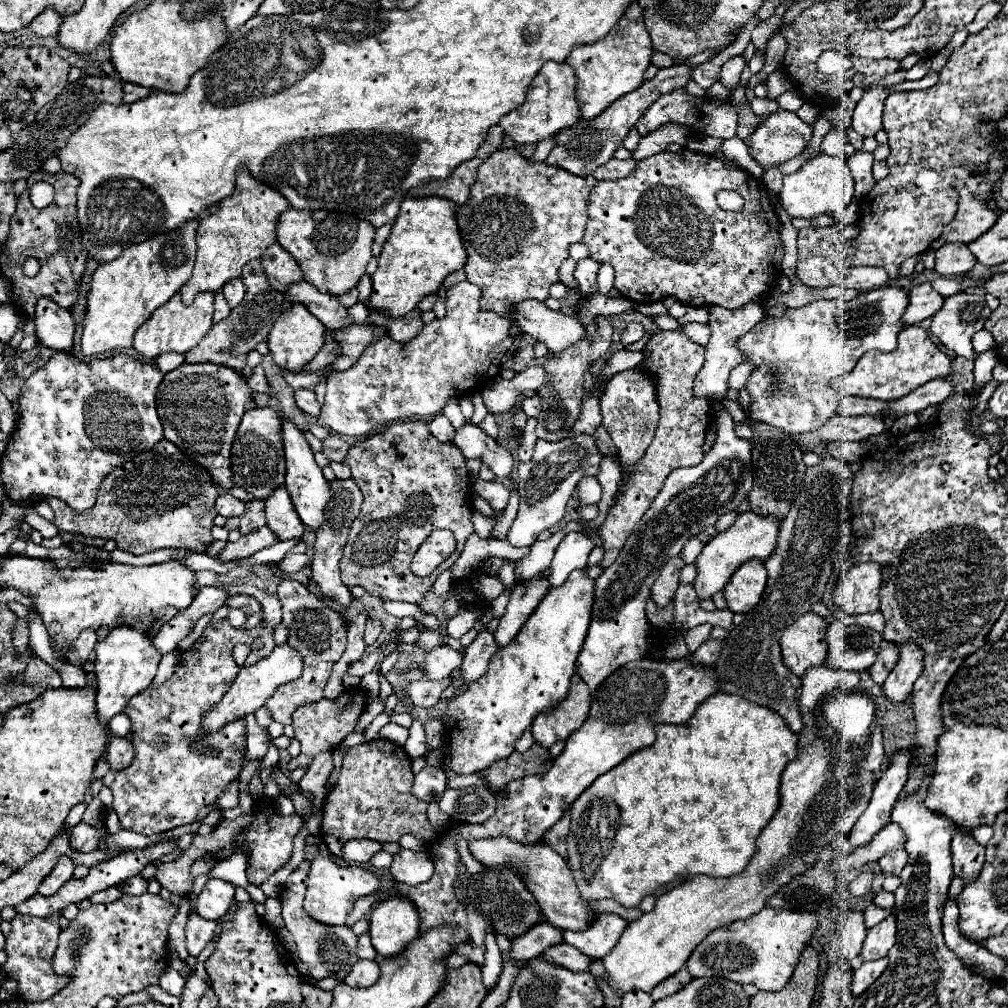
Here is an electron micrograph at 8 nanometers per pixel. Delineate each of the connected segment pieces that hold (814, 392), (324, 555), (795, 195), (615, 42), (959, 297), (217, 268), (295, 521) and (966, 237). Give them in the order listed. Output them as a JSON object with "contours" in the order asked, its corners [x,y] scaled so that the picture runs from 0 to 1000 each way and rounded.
{"contours":[[[[877,284],[865,290],[855,290],[851,296],[839,300],[835,296],[812,298],[796,306],[782,306],[776,313],[764,313],[752,319],[744,329],[732,335],[732,345],[738,351],[738,357],[746,361],[746,371],[740,379],[744,389],[742,417],[746,421],[758,419],[782,431],[806,429],[819,421],[825,413],[831,411],[833,389],[825,385],[825,377],[841,371],[851,355],[863,347],[885,349],[889,345],[889,333],[895,327],[891,315],[899,308],[899,290],[889,284]]],[[[333,474],[331,478],[327,478],[327,490],[329,490],[329,494],[327,494],[327,498],[323,502],[323,516],[315,524],[315,532],[313,532],[313,540],[312,540],[310,573],[317,581],[321,593],[331,595],[335,599],[335,603],[341,607],[349,599],[349,589],[337,575],[335,560],[337,560],[337,554],[339,554],[339,546],[341,546],[341,540],[343,540],[343,532],[345,532],[347,520],[357,510],[357,502],[359,502],[361,492],[359,492],[355,480],[349,474],[343,474],[343,476],[335,476]]],[[[812,153],[800,161],[792,171],[778,175],[778,187],[774,190],[774,202],[786,216],[806,218],[814,212],[821,212],[832,221],[832,215],[838,213],[843,198],[847,196],[847,179],[841,167],[841,161],[835,157],[823,157]]],[[[627,2],[613,24],[593,42],[573,46],[562,58],[562,63],[571,71],[571,99],[575,103],[575,117],[587,119],[597,113],[611,97],[627,91],[639,79],[639,69],[645,63],[647,40],[637,22],[637,8]]],[[[952,290],[946,294],[940,294],[937,298],[937,304],[925,313],[925,321],[923,321],[923,329],[933,337],[933,341],[940,347],[946,347],[950,353],[958,355],[958,357],[968,357],[970,351],[964,345],[964,333],[976,325],[976,319],[982,315],[982,306],[976,298],[976,294],[972,292],[960,292],[960,290]]],[[[238,167],[238,177],[234,177],[232,192],[216,200],[214,206],[216,208],[212,212],[198,218],[194,228],[196,254],[192,270],[179,288],[181,300],[185,304],[192,300],[196,290],[216,290],[226,278],[240,272],[244,260],[258,256],[260,250],[274,240],[274,218],[282,208],[288,206],[288,202],[274,188],[252,179],[248,173],[244,173],[244,169]]],[[[282,482],[274,484],[264,494],[264,512],[266,512],[268,526],[272,526],[278,536],[300,534],[302,520],[296,514],[294,506],[292,506],[292,500],[288,496],[288,490]]],[[[956,187],[952,190],[950,208],[946,218],[937,226],[935,240],[954,240],[962,242],[970,234],[974,234],[984,220],[990,216],[990,210],[984,208],[982,202],[966,198],[966,194]]]]}

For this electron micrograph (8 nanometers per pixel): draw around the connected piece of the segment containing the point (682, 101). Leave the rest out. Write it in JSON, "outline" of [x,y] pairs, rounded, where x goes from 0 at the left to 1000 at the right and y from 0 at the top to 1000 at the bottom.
{"outline":[[[669,89],[657,97],[653,97],[639,113],[637,117],[631,121],[631,129],[635,133],[643,133],[647,129],[651,129],[653,125],[661,123],[661,121],[673,121],[679,123],[683,127],[687,127],[690,133],[698,133],[698,135],[710,135],[710,137],[726,137],[730,133],[730,123],[732,123],[732,115],[730,109],[720,101],[716,105],[708,105],[706,99],[702,97],[688,97],[683,95],[677,89]]]}

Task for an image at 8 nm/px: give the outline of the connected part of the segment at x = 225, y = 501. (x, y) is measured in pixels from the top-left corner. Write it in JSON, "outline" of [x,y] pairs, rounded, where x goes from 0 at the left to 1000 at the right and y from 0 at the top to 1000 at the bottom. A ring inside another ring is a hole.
{"outline":[[[220,490],[216,496],[214,496],[214,508],[228,514],[228,512],[240,512],[244,508],[244,500],[228,490]]]}

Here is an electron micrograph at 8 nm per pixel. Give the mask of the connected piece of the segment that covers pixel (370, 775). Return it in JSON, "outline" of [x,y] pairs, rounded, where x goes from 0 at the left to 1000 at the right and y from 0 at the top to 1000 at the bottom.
{"outline":[[[375,732],[371,736],[361,736],[357,740],[347,742],[341,750],[341,758],[339,758],[339,764],[337,764],[335,778],[327,784],[327,788],[323,790],[323,794],[319,798],[319,804],[317,804],[319,806],[317,829],[319,829],[321,837],[325,839],[325,843],[331,849],[337,849],[339,837],[347,831],[367,831],[367,833],[375,833],[375,835],[395,835],[399,827],[411,827],[413,831],[429,833],[429,829],[433,825],[423,812],[423,800],[425,798],[415,796],[407,788],[409,774],[411,774],[411,770],[409,770],[409,764],[407,764],[407,752],[403,750],[399,740],[395,740],[387,734]]]}

